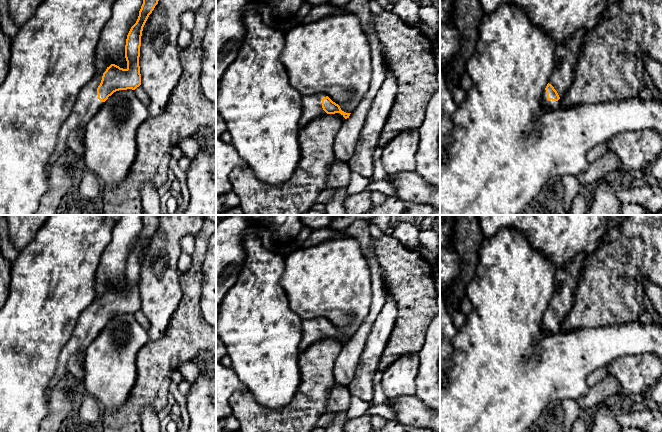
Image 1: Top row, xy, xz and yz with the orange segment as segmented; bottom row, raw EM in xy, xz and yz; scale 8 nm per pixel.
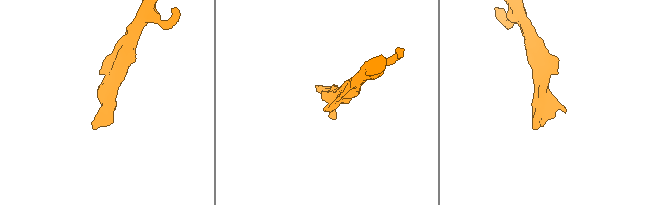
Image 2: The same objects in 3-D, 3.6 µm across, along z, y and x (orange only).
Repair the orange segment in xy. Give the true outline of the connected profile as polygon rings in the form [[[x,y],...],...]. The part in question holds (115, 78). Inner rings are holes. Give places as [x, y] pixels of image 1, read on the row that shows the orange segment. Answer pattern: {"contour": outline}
{"contour": [[[143,0],[138,19],[131,27],[126,39],[125,58],[127,68],[123,69],[111,64],[101,73],[96,74],[79,92],[70,116],[59,130],[56,148],[47,164],[47,171],[54,162],[61,158],[65,158],[68,162],[73,162],[76,159],[76,155],[67,146],[70,134],[78,128],[85,129],[87,123],[109,96],[119,90],[135,90],[141,85],[139,57],[142,31],[158,1]]]}

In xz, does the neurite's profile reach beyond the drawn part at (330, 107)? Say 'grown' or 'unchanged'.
grown

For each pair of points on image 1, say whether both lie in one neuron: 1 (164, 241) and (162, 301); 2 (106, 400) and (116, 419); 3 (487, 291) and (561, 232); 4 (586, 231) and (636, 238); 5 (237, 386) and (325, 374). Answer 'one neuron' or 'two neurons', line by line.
1: one neuron
2: two neurons
3: two neurons
4: two neurons
5: two neurons

